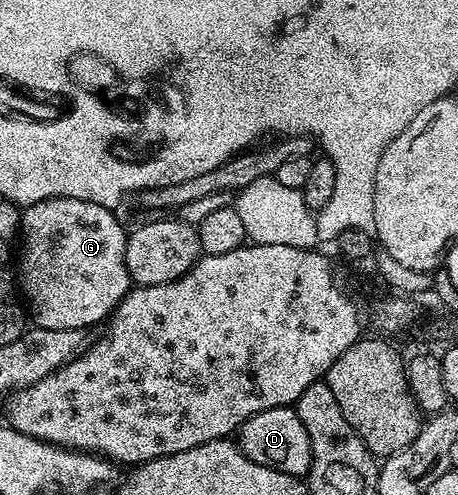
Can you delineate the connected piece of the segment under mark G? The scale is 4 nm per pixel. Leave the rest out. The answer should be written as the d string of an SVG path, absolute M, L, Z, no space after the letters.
M58 197L49 198L46 201L40 201L38 204L25 207L20 214L20 246L22 242L22 254L20 256L20 264L18 263L18 282L25 301L31 306L28 310L32 312L35 320L33 322L39 329L48 331L70 331L89 329L90 326L99 324L107 319L113 313L115 307L118 306L120 300L131 289L132 283L127 265L124 264L124 248L126 247L127 229L123 228L121 222L116 218L117 213L108 209L104 205L94 204L92 201L76 200L74 197Z

